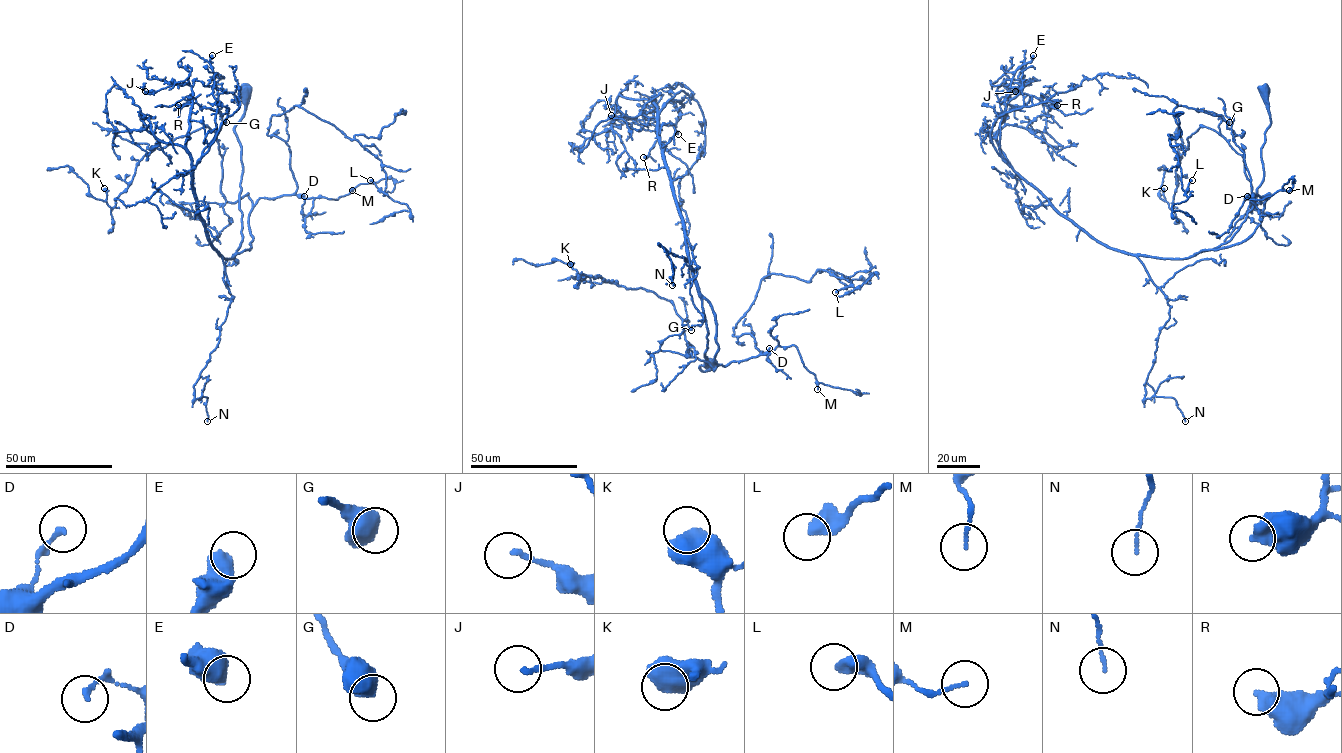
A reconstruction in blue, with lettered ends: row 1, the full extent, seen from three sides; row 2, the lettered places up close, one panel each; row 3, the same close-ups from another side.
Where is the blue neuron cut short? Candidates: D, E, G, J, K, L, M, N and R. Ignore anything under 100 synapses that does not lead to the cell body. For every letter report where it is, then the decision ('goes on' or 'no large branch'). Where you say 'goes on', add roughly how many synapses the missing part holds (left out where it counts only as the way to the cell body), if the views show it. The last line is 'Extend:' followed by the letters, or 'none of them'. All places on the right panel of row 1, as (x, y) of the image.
D: at (1247, 196); no large branch
E: at (1033, 55); goes on; about 150 synapses
G: at (1229, 122); no large branch
J: at (1015, 91); no large branch
K: at (1164, 188); no large branch
L: at (1192, 180); no large branch
M: at (1289, 190); no large branch
N: at (1185, 421); no large branch
R: at (1057, 105); no large branch
Extend: E

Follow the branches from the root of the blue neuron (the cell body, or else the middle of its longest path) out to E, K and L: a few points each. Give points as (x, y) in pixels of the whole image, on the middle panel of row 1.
E: (711, 364), (700, 368), (708, 364), (707, 329), (658, 134), (658, 113), (669, 100), (682, 100), (678, 134)
K: (711, 364), (700, 368), (708, 364), (703, 297), (716, 326), (714, 370), (686, 351), (670, 301), (570, 264)
L: (711, 364), (702, 297), (726, 365), (762, 352), (733, 335), (762, 278), (826, 270), (851, 282), (835, 292)

